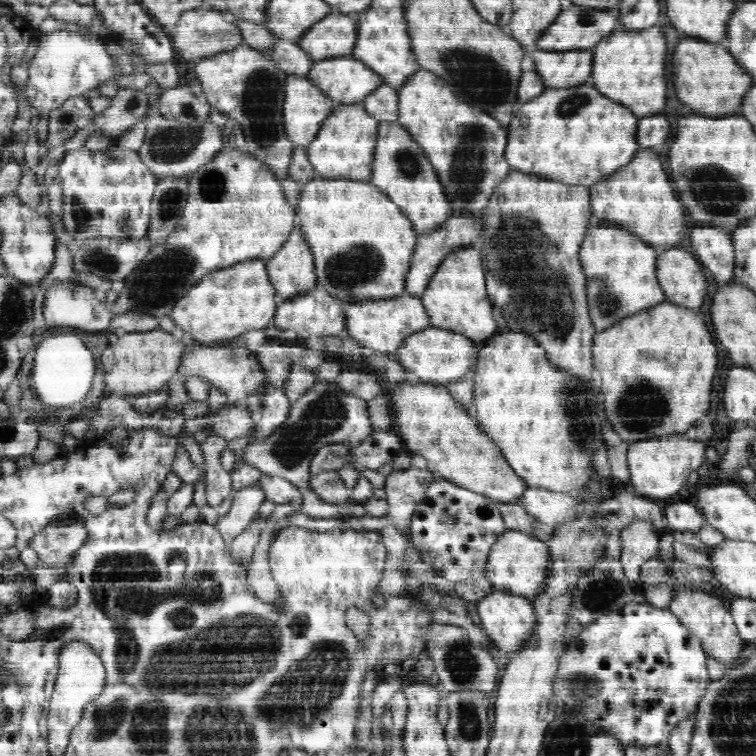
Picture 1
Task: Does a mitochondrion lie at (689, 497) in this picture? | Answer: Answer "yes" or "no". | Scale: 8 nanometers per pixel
no

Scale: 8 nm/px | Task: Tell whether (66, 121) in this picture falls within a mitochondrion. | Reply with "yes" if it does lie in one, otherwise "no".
yes

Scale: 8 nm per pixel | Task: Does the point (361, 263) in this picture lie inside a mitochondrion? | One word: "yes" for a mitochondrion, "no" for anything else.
yes

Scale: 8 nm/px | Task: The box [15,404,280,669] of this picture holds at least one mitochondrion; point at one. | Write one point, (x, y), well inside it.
(63, 629)

